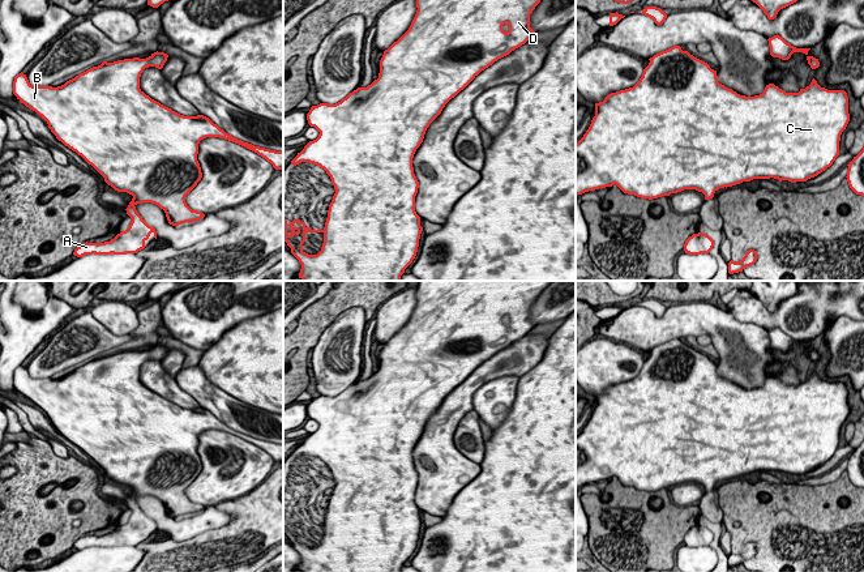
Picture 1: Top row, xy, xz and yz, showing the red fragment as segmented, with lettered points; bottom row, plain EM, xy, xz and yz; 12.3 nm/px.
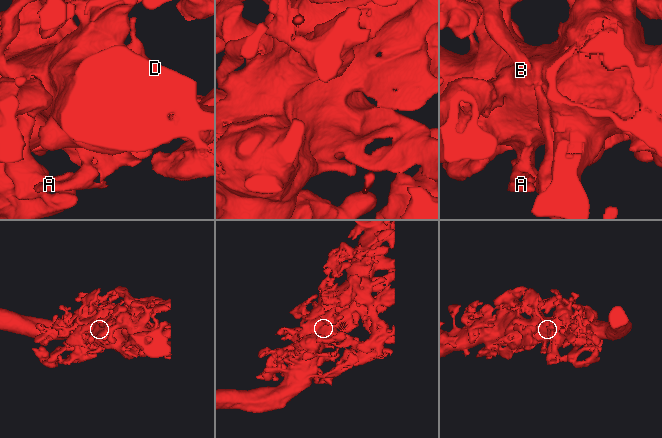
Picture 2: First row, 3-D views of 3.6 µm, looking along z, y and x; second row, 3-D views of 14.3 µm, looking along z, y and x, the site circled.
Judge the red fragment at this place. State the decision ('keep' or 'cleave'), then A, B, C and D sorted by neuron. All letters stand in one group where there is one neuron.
keep | A B C D

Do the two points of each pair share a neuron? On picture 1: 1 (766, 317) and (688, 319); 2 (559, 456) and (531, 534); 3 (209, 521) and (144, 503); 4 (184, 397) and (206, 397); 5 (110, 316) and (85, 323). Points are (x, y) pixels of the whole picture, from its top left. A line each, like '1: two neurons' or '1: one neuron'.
1: two neurons
2: one neuron
3: one neuron
4: two neurons
5: two neurons

